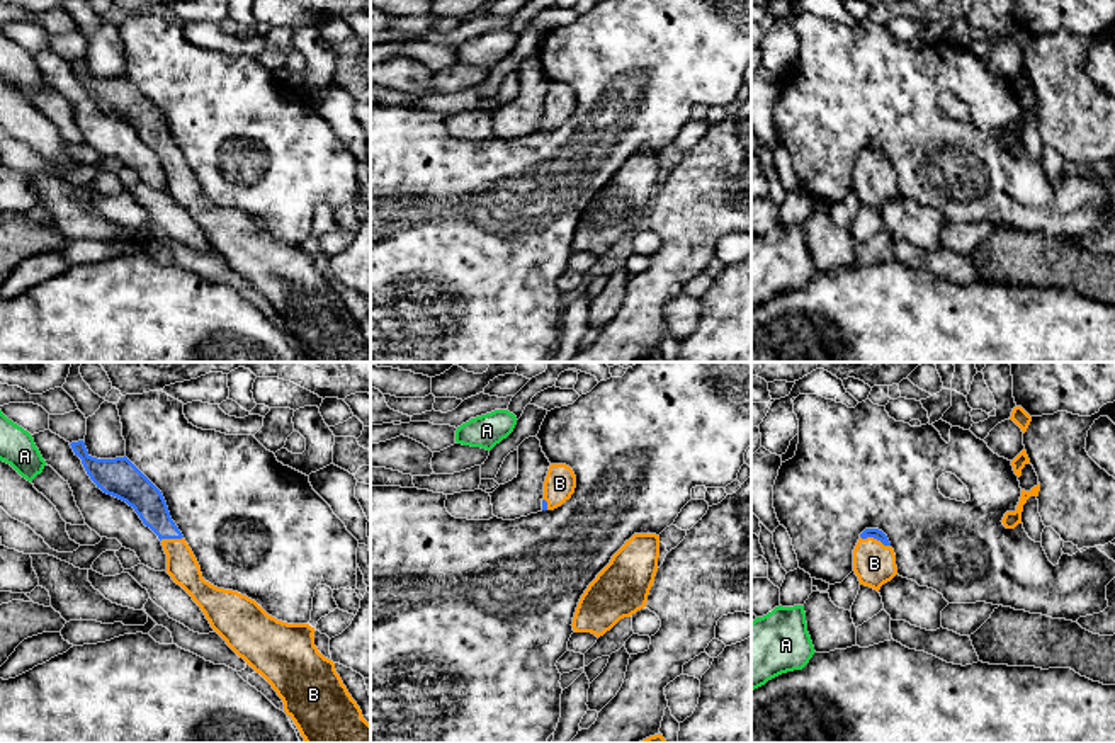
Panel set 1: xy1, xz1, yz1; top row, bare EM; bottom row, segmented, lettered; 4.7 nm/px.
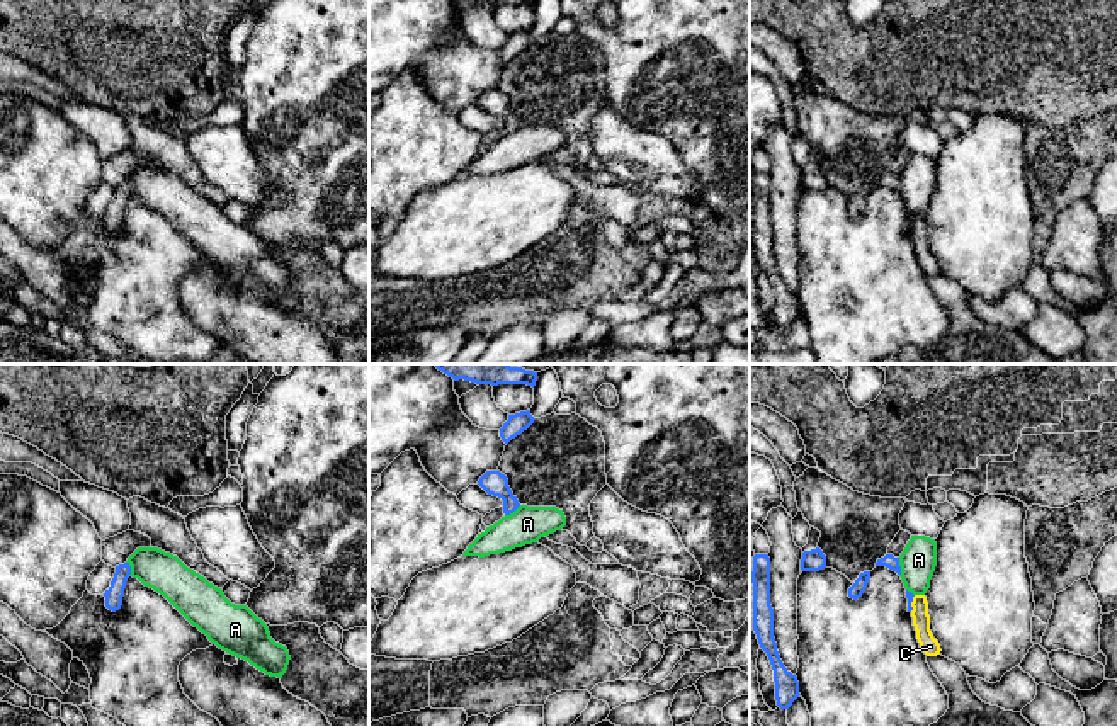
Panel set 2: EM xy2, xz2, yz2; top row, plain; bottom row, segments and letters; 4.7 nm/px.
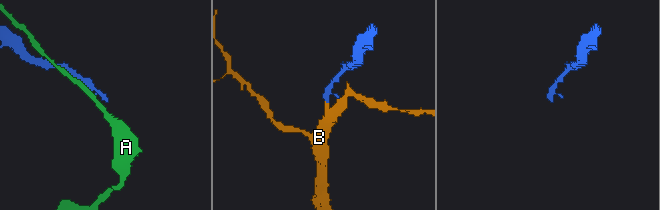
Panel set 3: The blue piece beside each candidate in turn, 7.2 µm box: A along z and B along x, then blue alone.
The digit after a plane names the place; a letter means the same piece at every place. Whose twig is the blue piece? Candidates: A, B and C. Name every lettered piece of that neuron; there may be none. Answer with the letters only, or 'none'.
B

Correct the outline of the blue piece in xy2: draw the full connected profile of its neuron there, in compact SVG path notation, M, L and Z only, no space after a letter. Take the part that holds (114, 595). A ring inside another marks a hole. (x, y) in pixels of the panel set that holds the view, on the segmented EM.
M129 563L116 566L114 578L111 581L111 587L105 590L105 607L112 612L119 610L122 605L124 588L126 581L131 575Z

